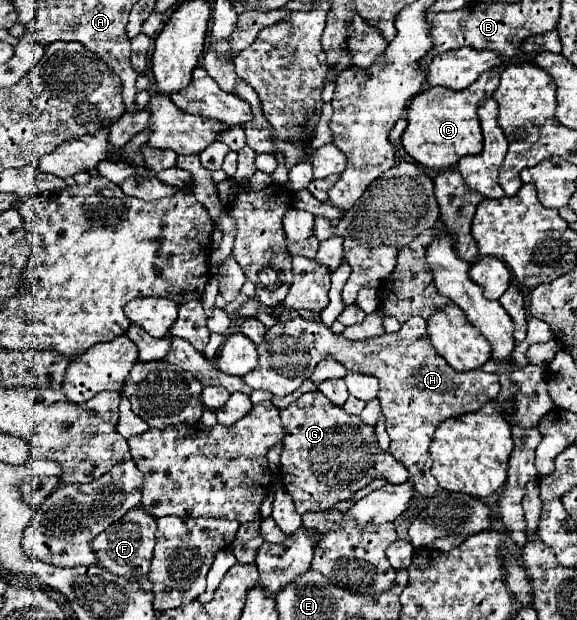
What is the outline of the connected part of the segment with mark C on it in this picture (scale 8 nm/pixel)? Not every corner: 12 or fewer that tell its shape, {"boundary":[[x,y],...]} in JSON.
{"boundary":[[487,70],[465,90],[419,92],[405,152],[443,172],[483,150],[477,108],[499,86]]}

